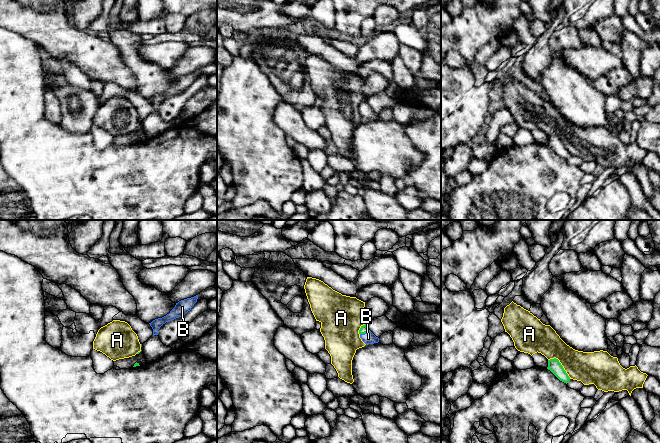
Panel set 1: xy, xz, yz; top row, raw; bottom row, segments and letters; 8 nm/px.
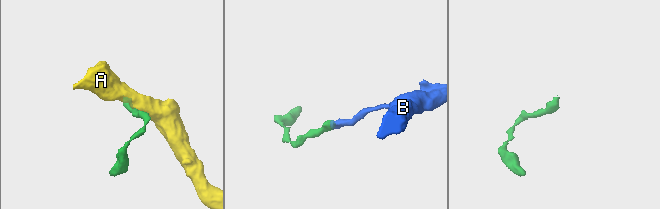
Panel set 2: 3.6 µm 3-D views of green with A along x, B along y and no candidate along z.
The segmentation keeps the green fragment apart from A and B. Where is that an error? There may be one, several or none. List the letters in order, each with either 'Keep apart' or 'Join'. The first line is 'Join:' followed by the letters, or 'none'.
Join: B
A: Keep apart
B: Join

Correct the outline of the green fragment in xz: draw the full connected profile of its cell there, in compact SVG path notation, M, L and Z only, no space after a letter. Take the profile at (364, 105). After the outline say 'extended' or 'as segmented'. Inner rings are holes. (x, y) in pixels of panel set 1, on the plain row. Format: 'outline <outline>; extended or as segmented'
outline M365 101L361 102L359 106L360 114L365 120L374 120L379 118L379 114L376 113Z; extended

